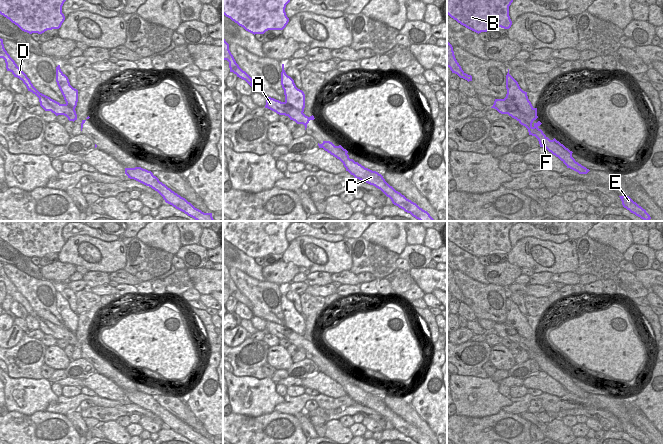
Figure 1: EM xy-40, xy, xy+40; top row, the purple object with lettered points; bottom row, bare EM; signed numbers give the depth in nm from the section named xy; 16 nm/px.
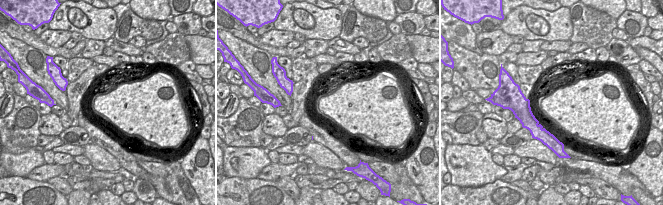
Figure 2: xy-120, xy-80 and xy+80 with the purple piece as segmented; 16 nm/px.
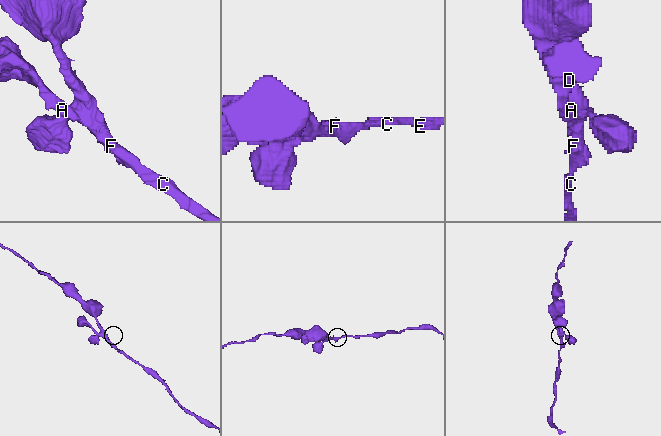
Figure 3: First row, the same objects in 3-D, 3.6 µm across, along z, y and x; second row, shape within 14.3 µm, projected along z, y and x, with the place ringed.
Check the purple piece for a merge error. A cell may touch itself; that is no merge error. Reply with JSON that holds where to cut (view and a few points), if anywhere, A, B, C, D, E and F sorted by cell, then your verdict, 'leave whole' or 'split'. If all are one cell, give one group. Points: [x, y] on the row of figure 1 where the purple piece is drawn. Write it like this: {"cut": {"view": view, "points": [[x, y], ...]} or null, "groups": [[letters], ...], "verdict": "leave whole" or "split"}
{"cut": {"view": "xy+40", "points": [[503, 99], [509, 104], [514, 104], [531, 118]]}, "groups": [["A", "D"], ["B", "C", "E", "F"]], "verdict": "split"}

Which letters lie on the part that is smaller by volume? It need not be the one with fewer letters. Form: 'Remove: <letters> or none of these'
Remove: A, D

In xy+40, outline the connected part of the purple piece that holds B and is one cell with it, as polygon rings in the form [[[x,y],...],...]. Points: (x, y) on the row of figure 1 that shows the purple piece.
[[[447,0],[447,14],[466,28],[476,32],[487,32],[492,27],[509,29],[512,21],[509,6],[513,0]]]

